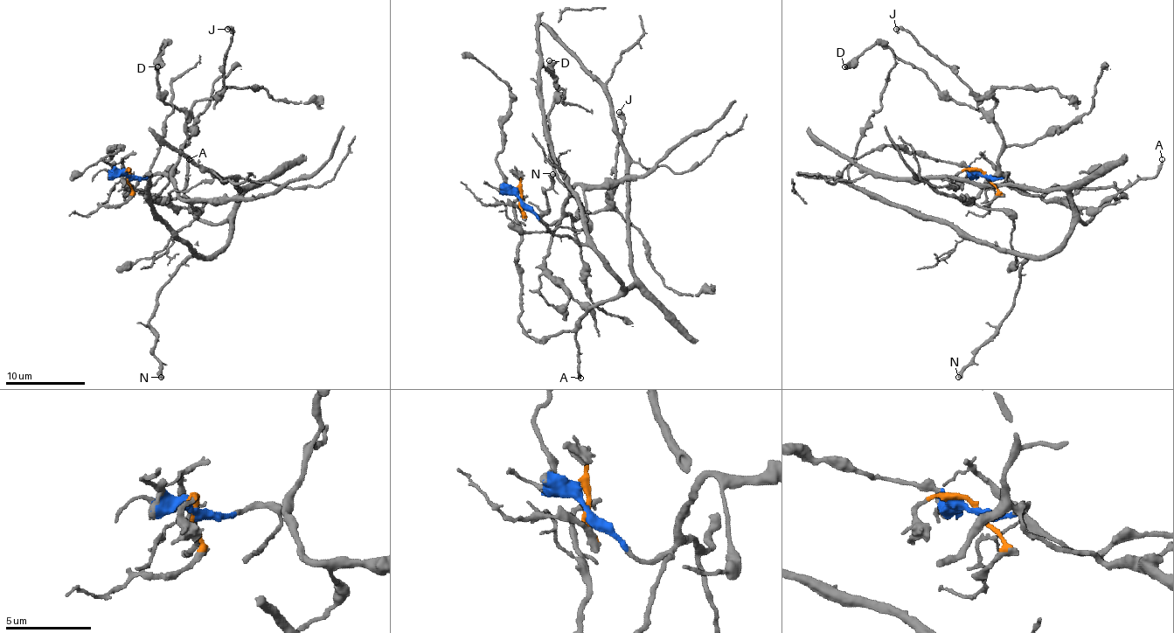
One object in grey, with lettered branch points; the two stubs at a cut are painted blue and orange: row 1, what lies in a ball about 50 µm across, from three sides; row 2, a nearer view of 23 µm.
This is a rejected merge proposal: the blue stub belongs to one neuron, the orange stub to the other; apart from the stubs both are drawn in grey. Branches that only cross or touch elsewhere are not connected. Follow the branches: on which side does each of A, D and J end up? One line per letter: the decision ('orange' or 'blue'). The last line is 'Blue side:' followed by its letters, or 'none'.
A: orange
D: blue
J: blue
Blue side: D, J

